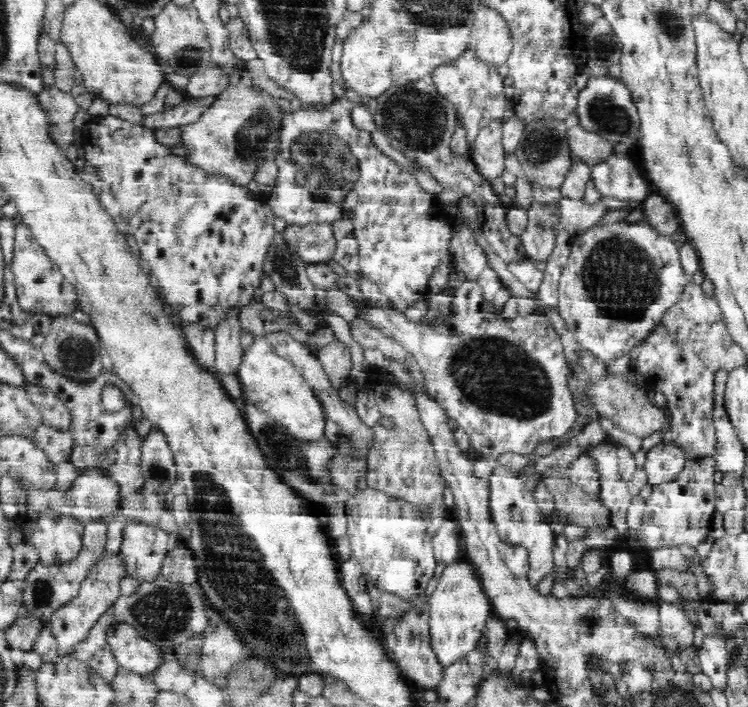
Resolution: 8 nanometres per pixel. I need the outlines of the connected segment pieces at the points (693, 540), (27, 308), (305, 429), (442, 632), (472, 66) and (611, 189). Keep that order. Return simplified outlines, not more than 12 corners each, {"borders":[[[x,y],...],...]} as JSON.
{"borders":[[[686,460],[652,485],[652,549],[700,546],[717,510],[717,460]],[[18,223],[9,263],[25,312],[72,317],[78,294]],[[253,336],[236,375],[245,401],[296,438],[325,418],[301,368]],[[467,558],[428,597],[444,666],[478,648],[496,616]],[[472,48],[429,79],[469,143],[513,104],[498,65]],[[638,156],[591,165],[601,196],[645,200],[653,192]]]}

